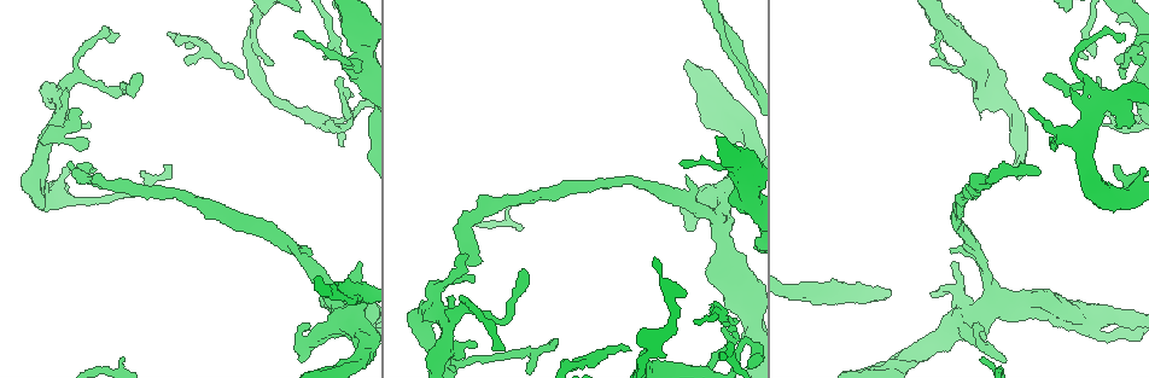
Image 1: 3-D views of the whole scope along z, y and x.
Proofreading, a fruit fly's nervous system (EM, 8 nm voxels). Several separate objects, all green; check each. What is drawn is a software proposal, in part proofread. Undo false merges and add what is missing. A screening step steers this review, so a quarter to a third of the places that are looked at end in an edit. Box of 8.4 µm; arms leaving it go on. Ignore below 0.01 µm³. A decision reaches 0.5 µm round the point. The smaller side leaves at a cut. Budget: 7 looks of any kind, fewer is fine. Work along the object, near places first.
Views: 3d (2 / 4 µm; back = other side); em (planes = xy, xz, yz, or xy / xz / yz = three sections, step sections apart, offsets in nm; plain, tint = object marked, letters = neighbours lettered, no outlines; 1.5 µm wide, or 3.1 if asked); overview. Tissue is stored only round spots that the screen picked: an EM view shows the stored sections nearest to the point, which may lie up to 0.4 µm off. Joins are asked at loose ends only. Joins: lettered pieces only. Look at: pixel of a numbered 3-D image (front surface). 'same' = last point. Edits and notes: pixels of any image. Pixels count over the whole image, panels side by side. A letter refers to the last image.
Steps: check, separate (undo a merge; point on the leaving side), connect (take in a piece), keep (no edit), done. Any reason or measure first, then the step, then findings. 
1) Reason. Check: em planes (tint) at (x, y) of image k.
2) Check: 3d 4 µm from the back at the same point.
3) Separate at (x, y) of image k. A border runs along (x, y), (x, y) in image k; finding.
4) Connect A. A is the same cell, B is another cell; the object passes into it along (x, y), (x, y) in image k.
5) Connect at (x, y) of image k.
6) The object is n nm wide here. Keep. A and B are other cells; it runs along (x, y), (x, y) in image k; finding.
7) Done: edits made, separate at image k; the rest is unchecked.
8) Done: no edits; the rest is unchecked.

An open end. Check: em yz step 8 (letters) at (1071, 92) of image 1.

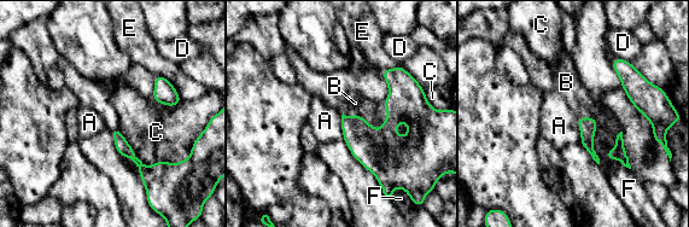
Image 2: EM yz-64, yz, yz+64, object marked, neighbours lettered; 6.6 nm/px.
Check: em planes (letters) at the same point.

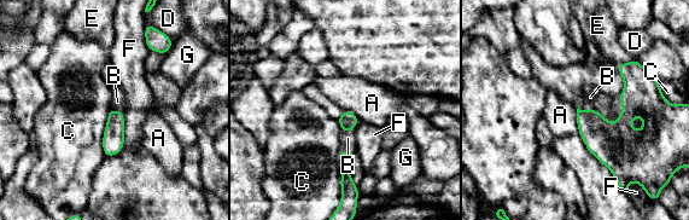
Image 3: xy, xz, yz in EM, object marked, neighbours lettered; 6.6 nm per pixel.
Connect B. B is the same cell, A, C, D, E, F and G are other cells; the object passes into it along (612, 144), (596, 110), (590, 97) in image 3; the neuron continues.

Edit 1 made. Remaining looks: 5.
Redraw. Check: overview.

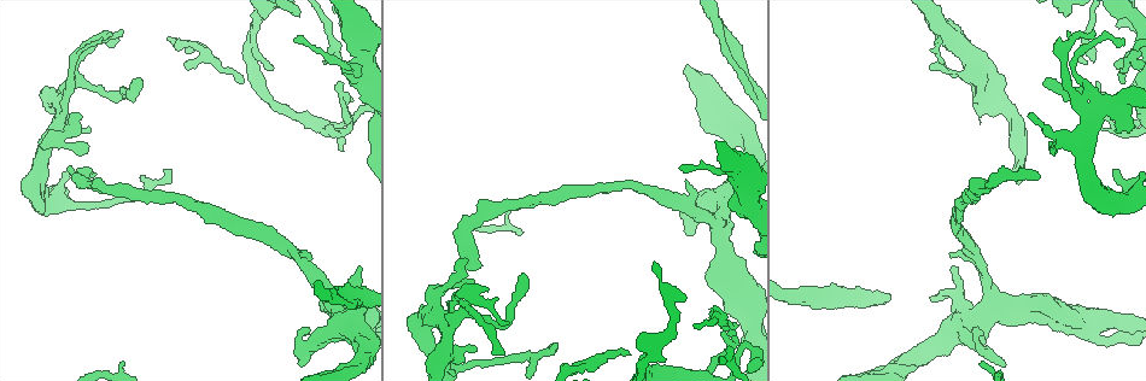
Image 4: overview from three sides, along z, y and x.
Check: 3d 2 µm from the back at (1032, 176) of image 4.

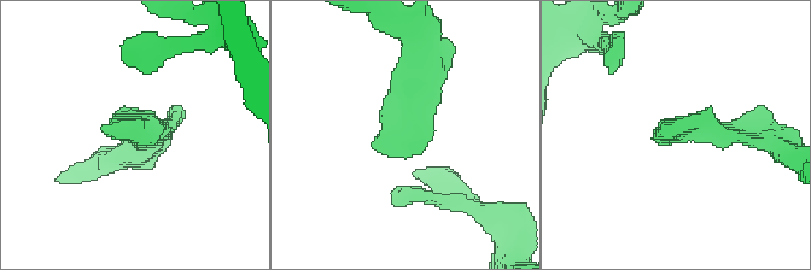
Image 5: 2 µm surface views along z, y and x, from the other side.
Check: em yz step 4 (letters) at (374, 142) of image 5.

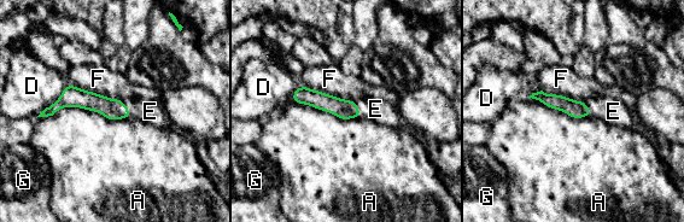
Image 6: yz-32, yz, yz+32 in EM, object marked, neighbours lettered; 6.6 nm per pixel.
Another direction. Check: em planes (letters) at the same point.

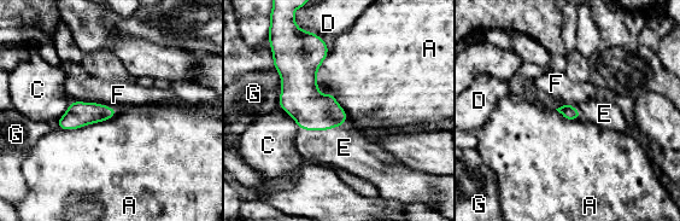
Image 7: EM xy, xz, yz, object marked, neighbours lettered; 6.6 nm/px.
The longest contact is with A, 550 nm. Connect E. E is the same cell, A, C, D, F and G are other cells; it goes on there.

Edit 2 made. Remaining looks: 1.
Branch stops here. Check: em planes (letters) at (360, 268) of image 4.

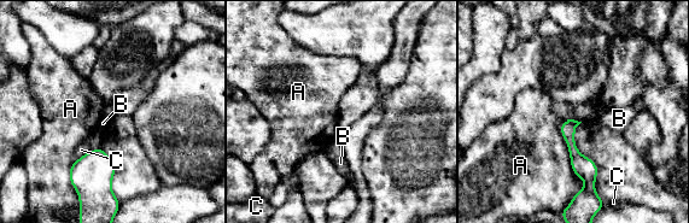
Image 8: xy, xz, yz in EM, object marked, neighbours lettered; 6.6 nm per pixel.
The longest contact is with A, 380 nm. Keep. A, B and C are other cells; a border runs along (561, 121), (560, 134), (574, 174) in image 8; no lettered piece goes on from it.

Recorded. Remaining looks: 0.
Done: edits made, connect at image 3, connect at image 7; the rest is unchecked.

